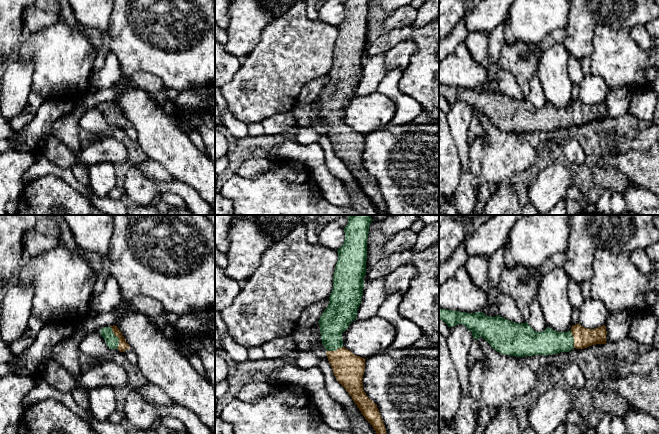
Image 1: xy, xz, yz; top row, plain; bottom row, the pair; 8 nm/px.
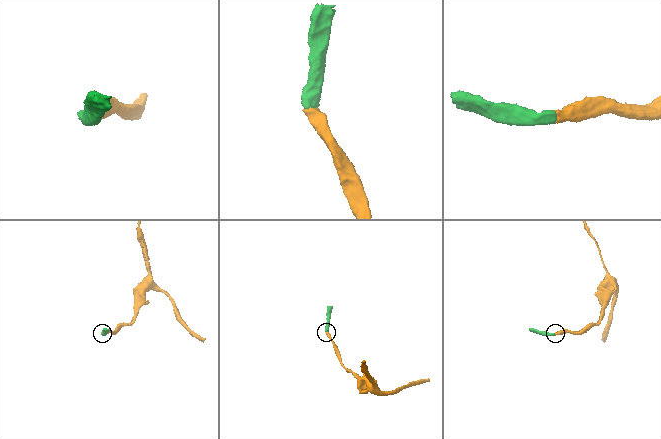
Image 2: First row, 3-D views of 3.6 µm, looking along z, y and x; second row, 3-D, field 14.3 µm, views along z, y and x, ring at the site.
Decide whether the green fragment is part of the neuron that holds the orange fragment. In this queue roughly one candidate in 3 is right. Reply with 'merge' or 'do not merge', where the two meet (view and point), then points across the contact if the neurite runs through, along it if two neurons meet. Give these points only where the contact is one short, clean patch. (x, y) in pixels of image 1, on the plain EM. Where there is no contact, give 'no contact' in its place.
merge; contact xy (118, 113); way xy (123, 121), (118, 113), (112, 117)

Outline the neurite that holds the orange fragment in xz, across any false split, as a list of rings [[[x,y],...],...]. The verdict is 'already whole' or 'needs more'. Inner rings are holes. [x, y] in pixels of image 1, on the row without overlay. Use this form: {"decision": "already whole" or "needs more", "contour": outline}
{"decision": "needs more", "contour": [[[347,0],[344,4],[345,17],[337,26],[338,37],[333,51],[333,65],[329,73],[329,81],[322,89],[319,102],[322,120],[324,121],[328,137],[333,145],[337,157],[351,172],[362,191],[372,201],[380,215],[386,215],[386,204],[377,184],[377,181],[368,174],[363,166],[363,151],[365,136],[354,131],[343,122],[342,109],[350,99],[357,95],[357,87],[361,80],[366,51],[367,15],[370,0]]]}

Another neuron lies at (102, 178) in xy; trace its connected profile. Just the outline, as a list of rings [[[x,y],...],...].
[[[103,162],[89,166],[89,183],[96,196],[108,198],[117,186],[114,164]]]

